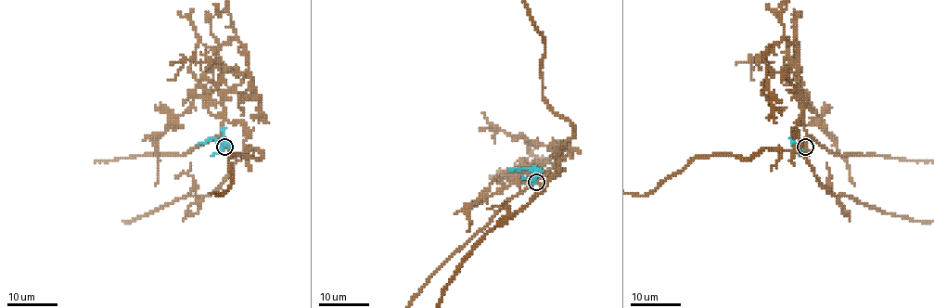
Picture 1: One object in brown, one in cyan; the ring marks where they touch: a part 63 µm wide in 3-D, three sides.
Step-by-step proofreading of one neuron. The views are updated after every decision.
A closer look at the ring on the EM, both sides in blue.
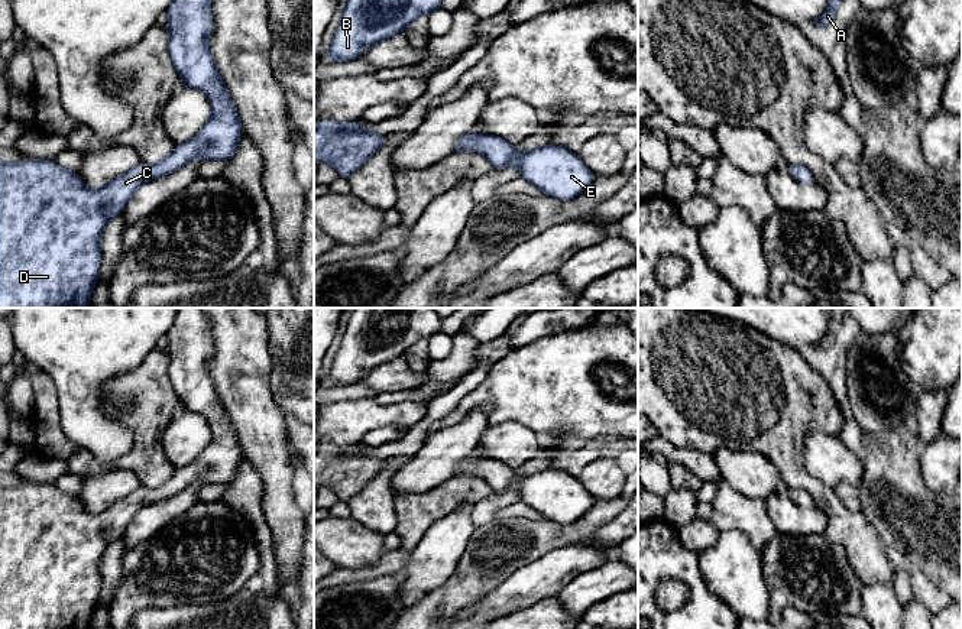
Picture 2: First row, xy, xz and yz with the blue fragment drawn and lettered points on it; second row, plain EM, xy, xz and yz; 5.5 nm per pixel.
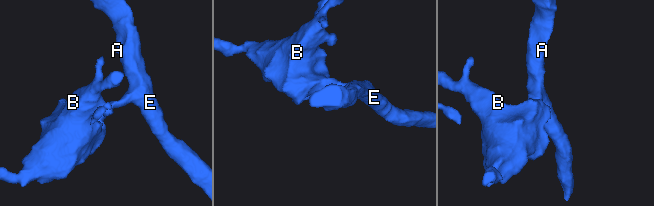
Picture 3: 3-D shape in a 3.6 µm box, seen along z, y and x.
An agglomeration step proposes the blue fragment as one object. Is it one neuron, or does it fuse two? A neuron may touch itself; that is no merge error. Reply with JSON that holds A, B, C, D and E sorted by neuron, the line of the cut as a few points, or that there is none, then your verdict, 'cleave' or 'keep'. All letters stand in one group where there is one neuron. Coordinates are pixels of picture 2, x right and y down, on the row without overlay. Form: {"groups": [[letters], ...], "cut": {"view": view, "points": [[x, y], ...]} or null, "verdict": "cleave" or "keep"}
{"groups": [["A", "B", "C", "D", "E"]], "cut": null, "verdict": "keep"}

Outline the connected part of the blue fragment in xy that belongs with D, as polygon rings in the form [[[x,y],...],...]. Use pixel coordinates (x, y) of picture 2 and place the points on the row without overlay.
[[[178,308],[176,318],[166,333],[168,372],[181,406],[204,416],[213,437],[197,461],[176,468],[159,487],[139,487],[98,513],[87,512],[77,496],[61,492],[55,484],[27,483],[19,487],[0,484],[0,629],[90,629],[91,616],[98,606],[101,589],[101,560],[107,547],[120,539],[135,515],[152,502],[159,502],[190,487],[192,483],[231,484],[243,457],[234,425],[216,390],[208,361],[214,353],[211,321],[204,308]]]

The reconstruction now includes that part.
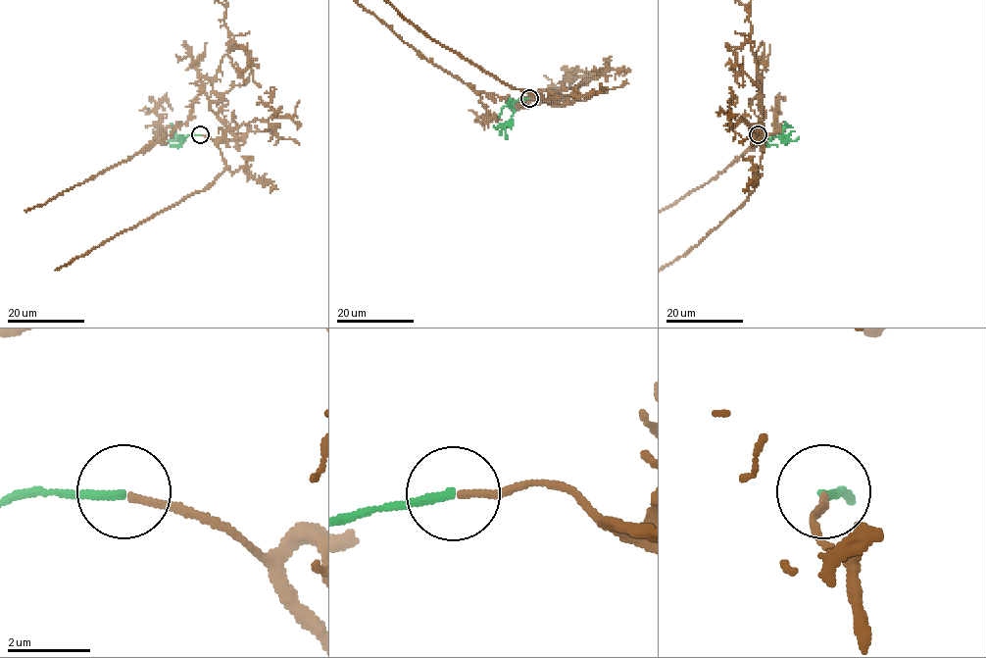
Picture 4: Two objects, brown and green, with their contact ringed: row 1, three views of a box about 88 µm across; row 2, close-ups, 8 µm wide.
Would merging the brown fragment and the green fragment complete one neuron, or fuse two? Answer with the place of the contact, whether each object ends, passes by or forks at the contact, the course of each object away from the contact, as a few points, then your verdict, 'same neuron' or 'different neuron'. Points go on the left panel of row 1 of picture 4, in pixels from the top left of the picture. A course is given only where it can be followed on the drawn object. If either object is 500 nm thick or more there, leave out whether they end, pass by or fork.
(200, 134) | brown ends | green ends | green via (200, 134), (190, 134), (184, 139), (177, 136), (172, 126), (181, 122) | same neuron

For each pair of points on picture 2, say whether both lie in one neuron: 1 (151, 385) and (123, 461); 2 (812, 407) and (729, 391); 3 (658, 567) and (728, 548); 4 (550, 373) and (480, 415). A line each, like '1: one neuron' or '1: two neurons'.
1: one neuron
2: one neuron
3: two neurons
4: two neurons

